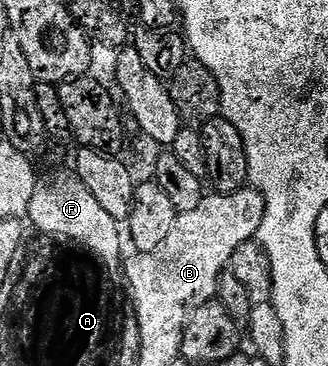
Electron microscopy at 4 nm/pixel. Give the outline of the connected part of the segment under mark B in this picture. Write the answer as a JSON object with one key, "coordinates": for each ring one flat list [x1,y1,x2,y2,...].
{"coordinates":[[244,188,236,194,218,192,204,197,203,203,193,212,180,214,169,240,152,254,139,254,129,262,126,261,126,283,131,299,131,308,137,314,135,325,139,334,147,338,167,338,167,340,184,340,185,328,196,310,218,295,219,279,230,267,233,256,245,243,258,235,263,220,265,199,258,190]]}

